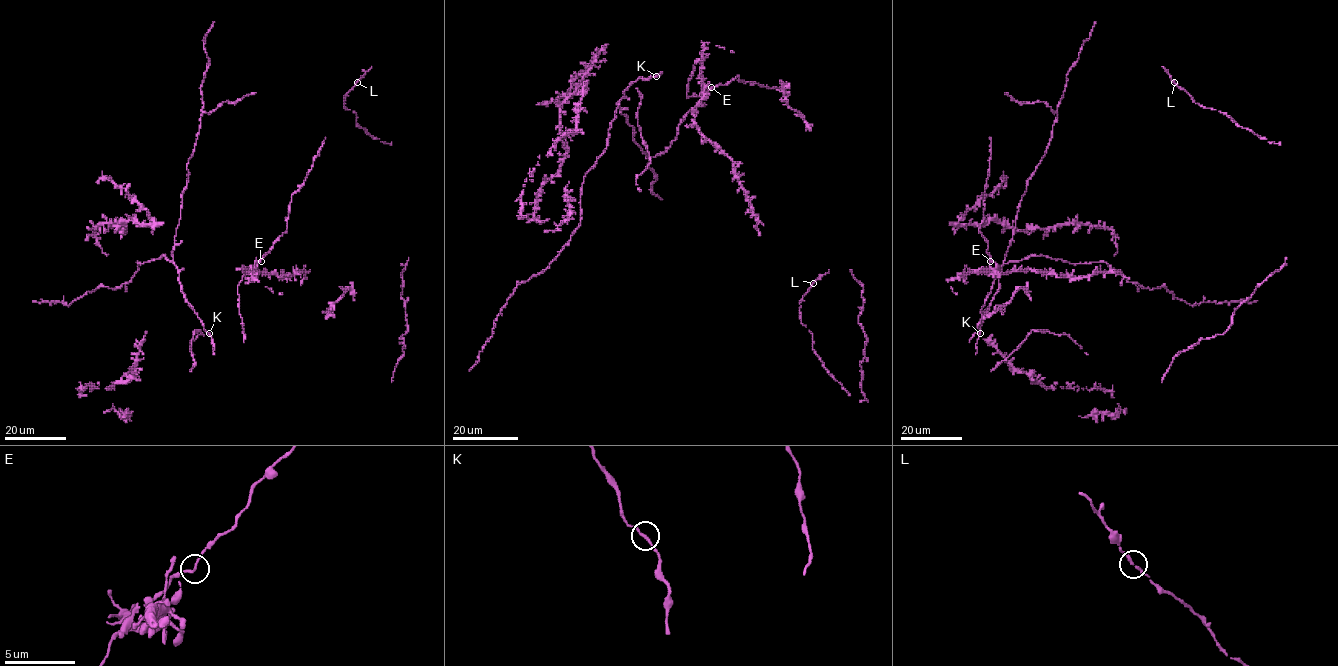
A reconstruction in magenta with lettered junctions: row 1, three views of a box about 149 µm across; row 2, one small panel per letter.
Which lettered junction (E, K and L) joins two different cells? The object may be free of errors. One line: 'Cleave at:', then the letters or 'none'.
Cleave at: none

